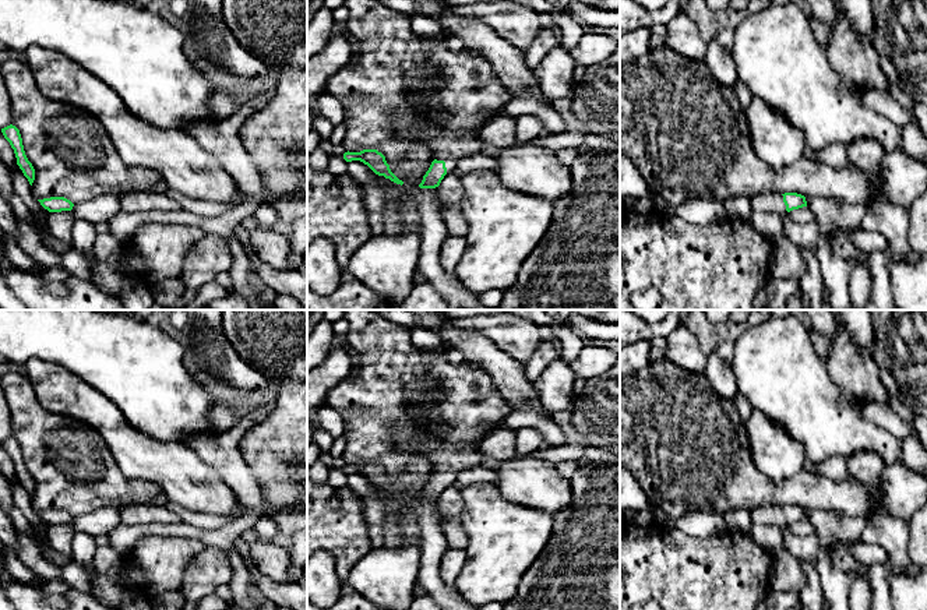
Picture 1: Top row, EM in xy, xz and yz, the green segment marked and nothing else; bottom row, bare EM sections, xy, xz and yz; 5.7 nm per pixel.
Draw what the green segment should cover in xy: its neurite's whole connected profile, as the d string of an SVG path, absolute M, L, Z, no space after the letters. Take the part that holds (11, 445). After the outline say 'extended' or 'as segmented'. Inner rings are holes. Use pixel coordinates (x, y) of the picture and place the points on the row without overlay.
M10 437L1 441L1 445L4 451L10 455L11 461L14 462L17 477L20 479L24 489L28 491L29 497L32 498L35 493L35 482L25 468L20 442L15 438Z | as segmented

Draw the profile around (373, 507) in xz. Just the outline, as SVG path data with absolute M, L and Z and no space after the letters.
M352 473L348 486L362 498L364 522L370 528L369 537L371 549L383 547L384 536L381 525L384 521L385 505L377 494L377 489L367 477Z

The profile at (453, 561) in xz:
M448 549L443 556L440 564L440 576L441 579L451 586L455 586L455 582L466 563L466 553L464 549Z

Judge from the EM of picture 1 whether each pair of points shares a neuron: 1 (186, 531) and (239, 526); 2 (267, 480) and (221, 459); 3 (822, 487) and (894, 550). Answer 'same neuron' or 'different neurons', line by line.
1: same neuron
2: different neurons
3: different neurons

